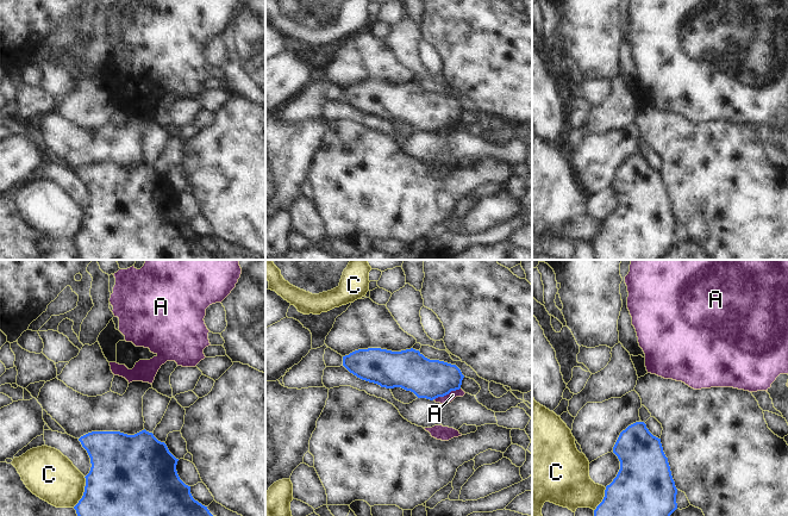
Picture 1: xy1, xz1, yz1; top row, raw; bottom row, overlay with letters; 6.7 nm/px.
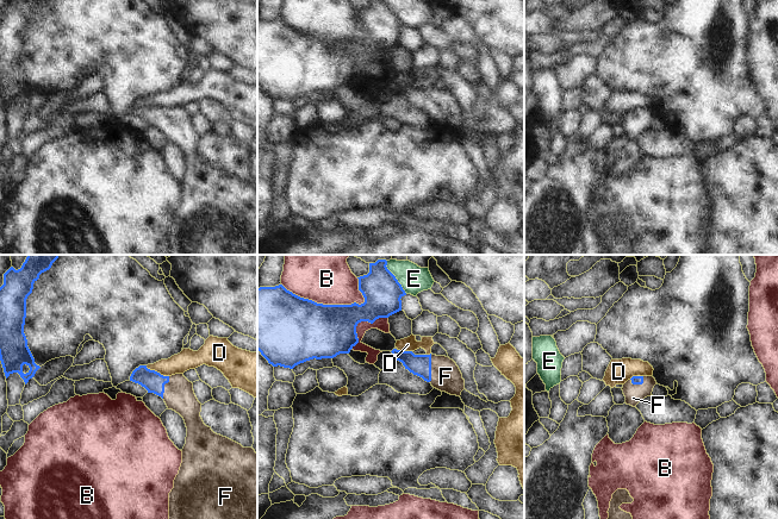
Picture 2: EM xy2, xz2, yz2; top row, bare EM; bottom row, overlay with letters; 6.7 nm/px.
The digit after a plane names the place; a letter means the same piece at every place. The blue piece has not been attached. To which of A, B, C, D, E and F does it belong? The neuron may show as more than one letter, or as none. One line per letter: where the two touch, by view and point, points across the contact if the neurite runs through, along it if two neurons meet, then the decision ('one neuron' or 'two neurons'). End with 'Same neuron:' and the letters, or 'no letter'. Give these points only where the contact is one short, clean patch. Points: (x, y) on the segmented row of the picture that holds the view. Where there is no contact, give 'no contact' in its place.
A: xz1 (445, 395) | along xz1 (460, 387), (432, 399) | two neurons
B: xz2 (322, 304) | two neurons
C: xy1 (83, 492) | two neurons
D: xy2 (156, 371) | along xy2 (145, 366), (168, 376) | two neurons
E: xz2 (394, 277) | along xz2 (386, 261), (386, 268), (406, 293) | two neurons
F: xz2 (430, 368) | across xz2 (418, 364), (430, 368), (440, 370), (446, 376) | one neuron
Same neuron: F

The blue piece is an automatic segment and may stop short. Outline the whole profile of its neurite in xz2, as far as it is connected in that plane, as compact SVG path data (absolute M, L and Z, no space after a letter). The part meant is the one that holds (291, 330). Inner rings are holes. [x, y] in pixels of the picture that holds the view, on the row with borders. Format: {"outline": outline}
{"outline": "M378 260L369 263L367 275L357 277L359 290L365 298L361 305L317 304L293 294L282 284L257 288L257 350L273 367L290 369L313 358L334 358L340 354L349 354L359 343L359 323L373 324L379 318L388 318L402 311L400 299L406 293L386 265L386 260Z"}

